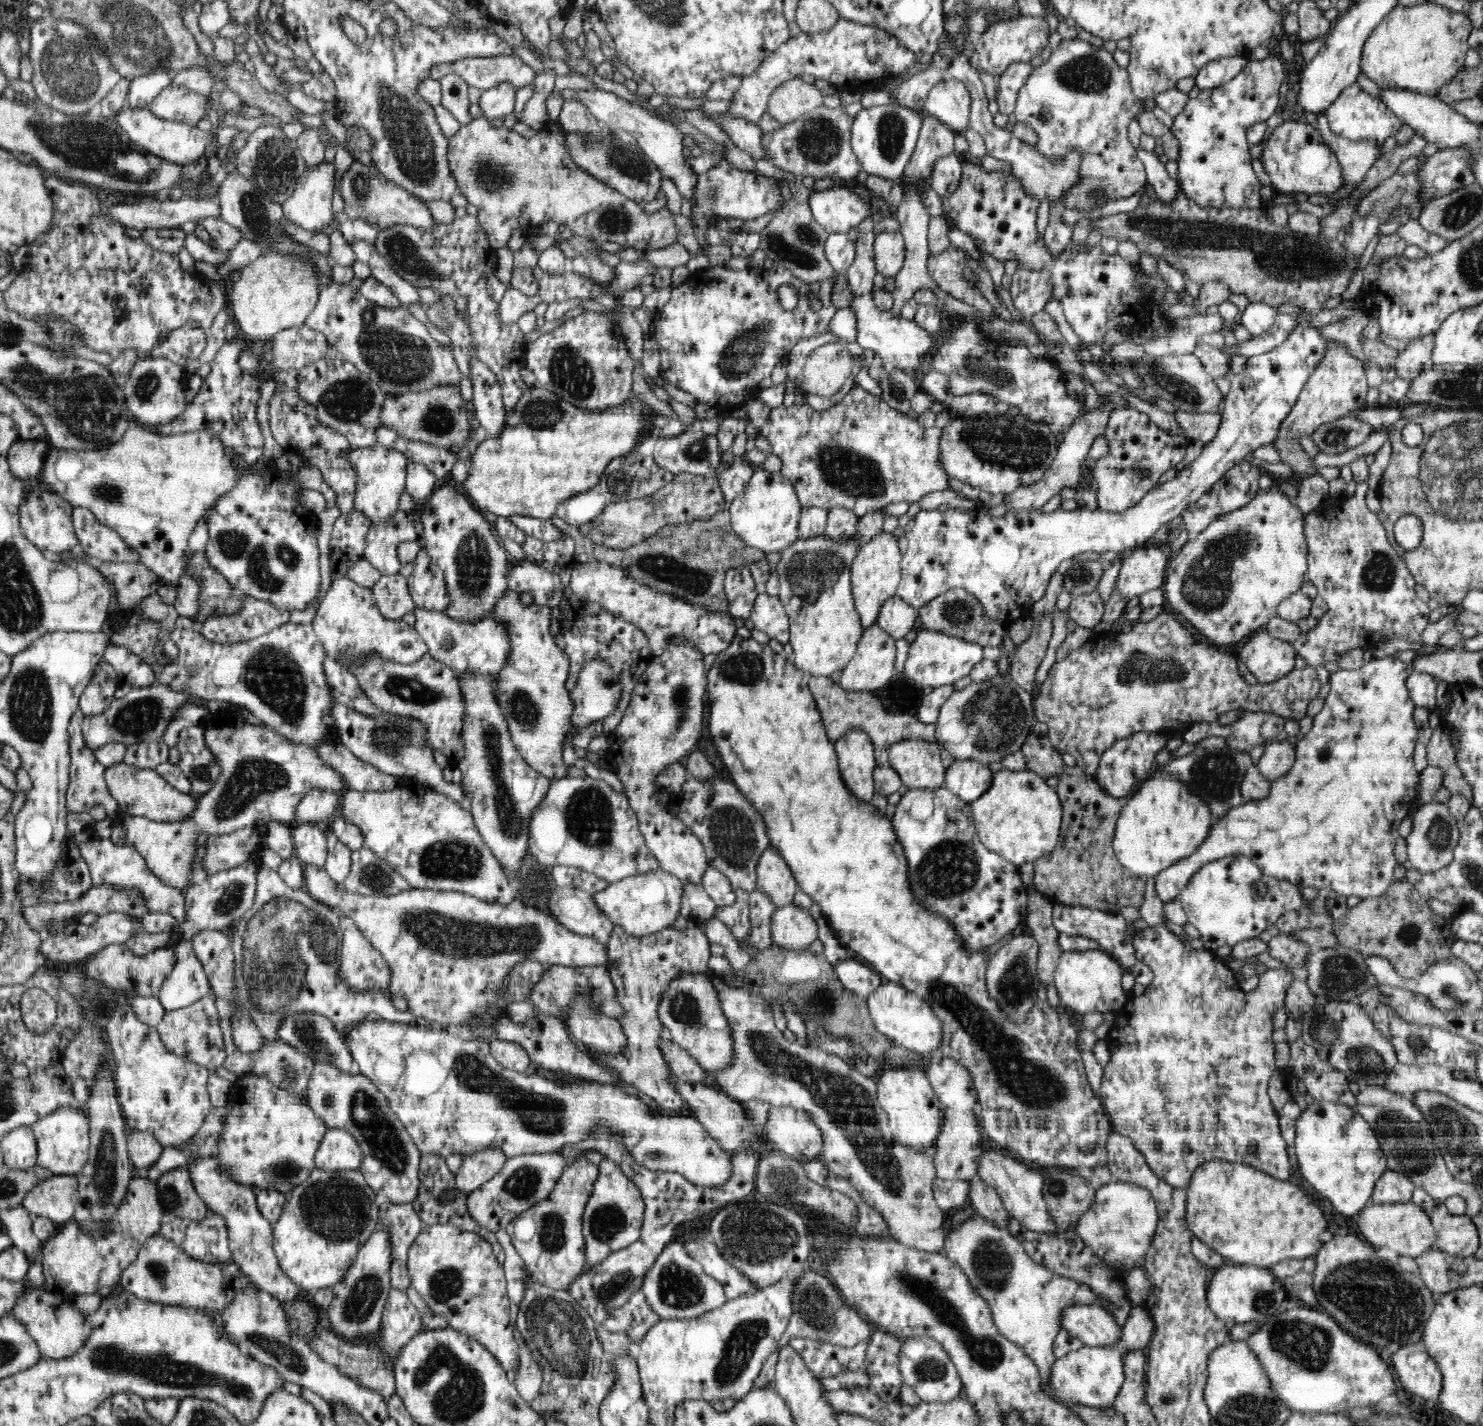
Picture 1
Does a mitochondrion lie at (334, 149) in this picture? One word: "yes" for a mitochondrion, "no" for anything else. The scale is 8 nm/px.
no

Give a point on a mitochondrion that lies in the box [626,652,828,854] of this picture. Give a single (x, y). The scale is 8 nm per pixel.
(681, 693)

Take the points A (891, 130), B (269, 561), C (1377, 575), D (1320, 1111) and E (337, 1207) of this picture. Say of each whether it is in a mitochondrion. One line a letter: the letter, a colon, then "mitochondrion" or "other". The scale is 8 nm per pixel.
A: mitochondrion
B: mitochondrion
C: mitochondrion
D: other
E: mitochondrion

